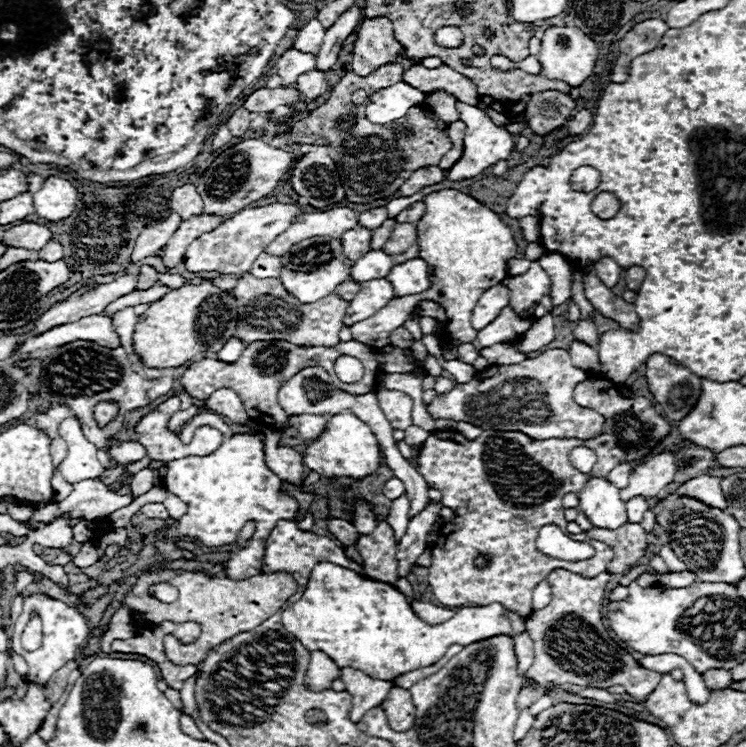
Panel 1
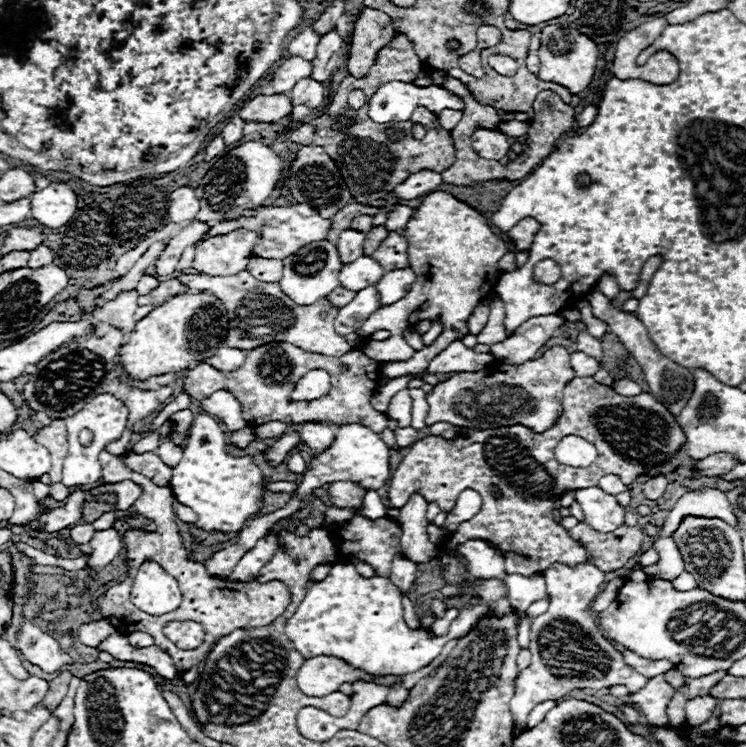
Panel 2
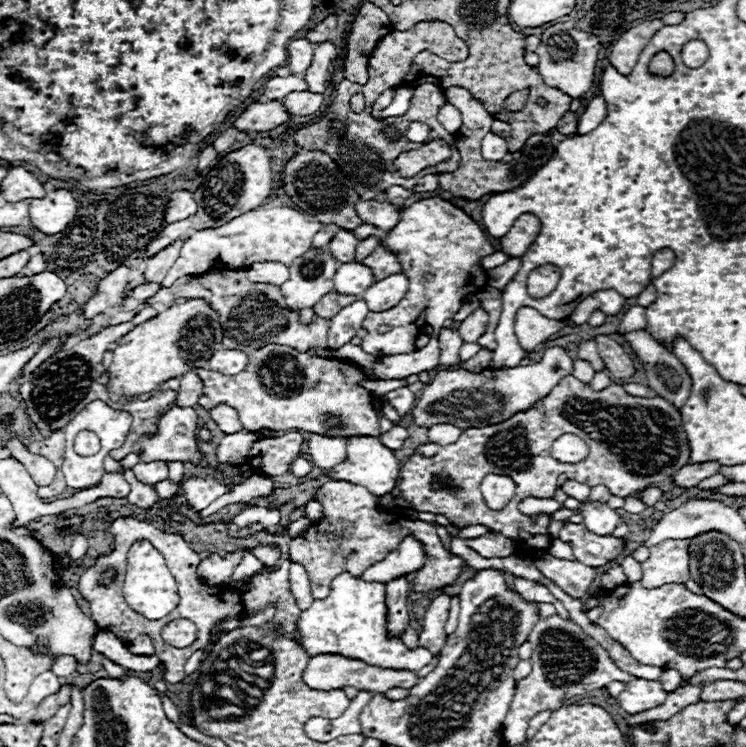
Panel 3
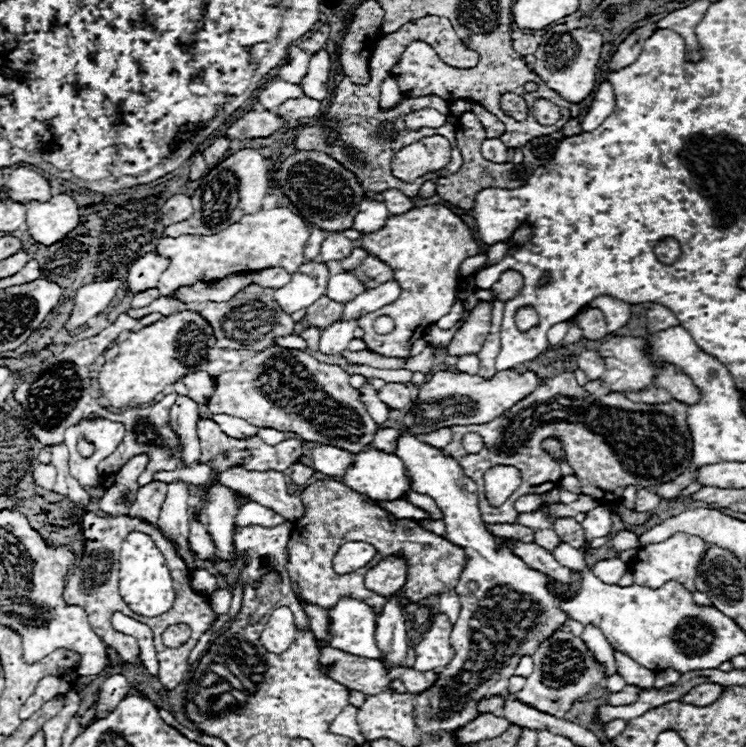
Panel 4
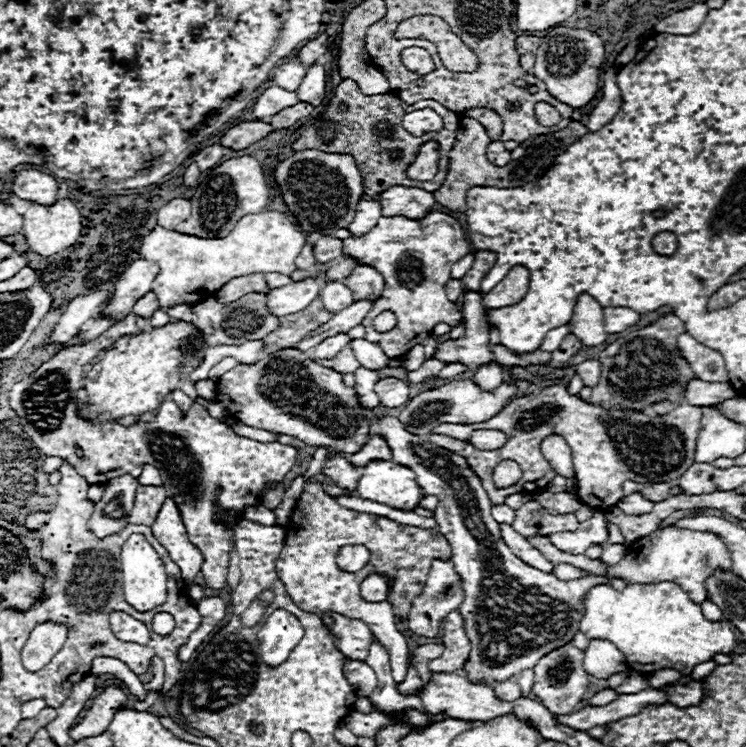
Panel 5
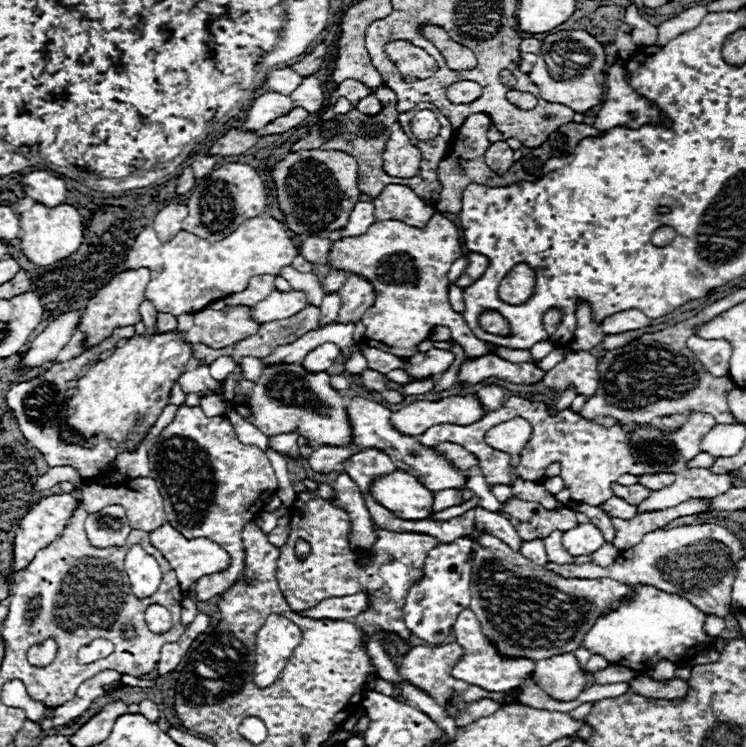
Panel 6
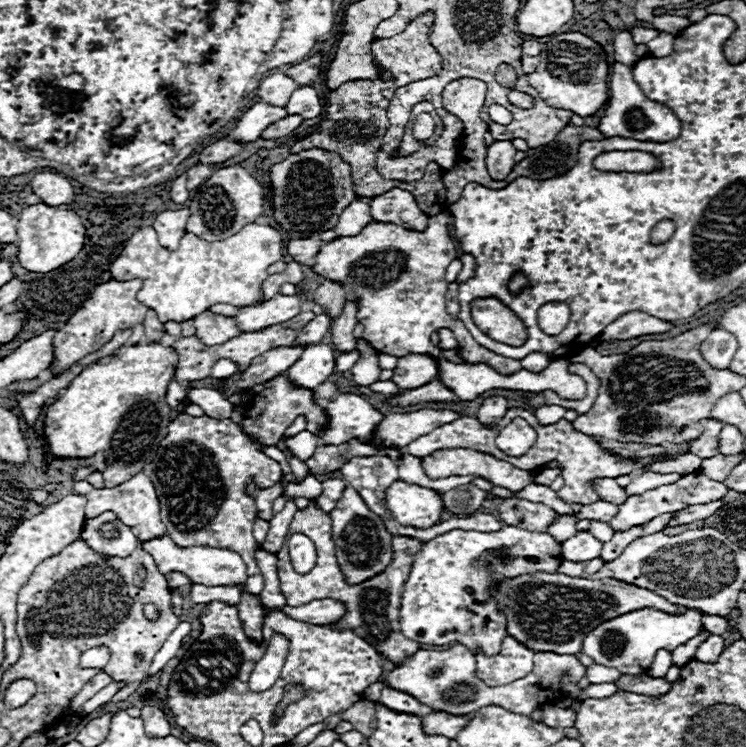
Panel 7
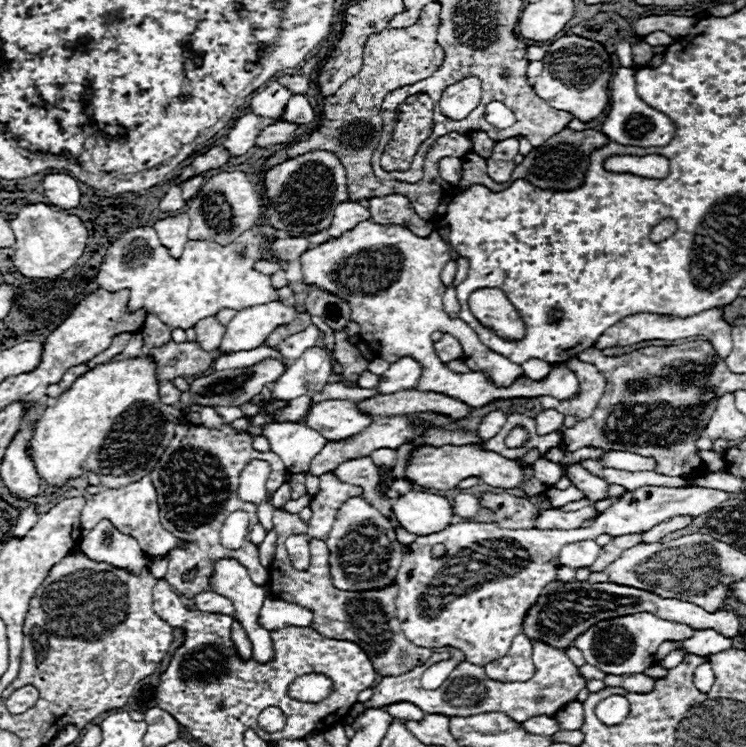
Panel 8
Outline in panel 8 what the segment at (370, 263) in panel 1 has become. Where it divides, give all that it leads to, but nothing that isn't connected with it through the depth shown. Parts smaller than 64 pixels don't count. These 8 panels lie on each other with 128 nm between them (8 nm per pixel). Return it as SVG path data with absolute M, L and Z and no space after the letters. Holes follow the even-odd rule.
M312 324L306 330L292 334L286 340L282 340L282 344L278 344L278 352L288 360L296 360L298 356L302 356L304 350L312 348L318 338L320 338L320 330Z

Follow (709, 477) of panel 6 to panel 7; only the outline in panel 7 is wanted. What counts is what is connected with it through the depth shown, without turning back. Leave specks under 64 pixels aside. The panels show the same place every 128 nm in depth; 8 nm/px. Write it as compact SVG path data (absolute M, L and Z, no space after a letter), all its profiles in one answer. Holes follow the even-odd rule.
M686 474L674 484L666 484L666 486L648 490L640 496L630 496L624 504L618 506L618 514L608 524L612 526L614 532L624 532L626 528L646 524L652 518L656 518L660 514L666 514L666 512L678 512L678 510L694 506L694 504L708 504L708 502L714 502L714 500L722 500L726 496L726 492L728 492L728 488L722 482L710 480L704 474Z

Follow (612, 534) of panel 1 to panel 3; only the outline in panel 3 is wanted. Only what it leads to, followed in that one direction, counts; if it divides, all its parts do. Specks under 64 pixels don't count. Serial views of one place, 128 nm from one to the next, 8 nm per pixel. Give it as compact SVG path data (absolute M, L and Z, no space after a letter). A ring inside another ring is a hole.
M564 524L560 528L560 536L562 542L570 544L570 548L574 550L574 556L592 568L604 566L608 562L612 562L616 556L620 556L620 552L624 550L624 544L620 538L614 536L594 536L590 530L586 530L584 524Z

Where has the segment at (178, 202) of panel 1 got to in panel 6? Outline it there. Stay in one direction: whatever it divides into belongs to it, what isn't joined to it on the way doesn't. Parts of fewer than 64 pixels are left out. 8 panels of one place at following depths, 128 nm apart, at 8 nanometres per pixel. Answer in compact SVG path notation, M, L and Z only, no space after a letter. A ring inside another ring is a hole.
M170 204L170 206L164 206L156 218L154 218L154 230L160 238L160 242L168 242L172 240L180 230L182 230L182 220L188 216L188 208L182 206L182 204Z

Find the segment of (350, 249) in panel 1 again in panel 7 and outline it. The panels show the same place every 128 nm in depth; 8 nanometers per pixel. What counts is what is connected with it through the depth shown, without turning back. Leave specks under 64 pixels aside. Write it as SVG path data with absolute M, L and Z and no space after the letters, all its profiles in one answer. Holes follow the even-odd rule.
M302 238L302 240L290 240L286 244L286 252L288 256L292 256L296 262L306 262L312 260L320 248L322 248L322 240L312 240L312 238Z

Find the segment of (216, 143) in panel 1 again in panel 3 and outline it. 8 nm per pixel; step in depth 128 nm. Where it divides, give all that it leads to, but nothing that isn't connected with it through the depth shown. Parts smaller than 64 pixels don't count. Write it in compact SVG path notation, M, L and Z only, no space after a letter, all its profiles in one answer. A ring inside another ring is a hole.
M212 146L204 148L204 150L198 154L198 174L200 174L204 168L208 168L216 158L218 158L218 154L214 152L214 148L212 148Z

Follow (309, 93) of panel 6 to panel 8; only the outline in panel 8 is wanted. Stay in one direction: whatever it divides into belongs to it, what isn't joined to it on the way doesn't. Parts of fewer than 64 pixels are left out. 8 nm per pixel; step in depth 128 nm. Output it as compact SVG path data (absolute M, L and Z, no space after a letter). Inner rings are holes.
M298 94L298 96L292 96L284 108L284 114L282 114L282 120L286 122L292 122L292 124L308 124L314 120L314 110L308 102L306 96Z

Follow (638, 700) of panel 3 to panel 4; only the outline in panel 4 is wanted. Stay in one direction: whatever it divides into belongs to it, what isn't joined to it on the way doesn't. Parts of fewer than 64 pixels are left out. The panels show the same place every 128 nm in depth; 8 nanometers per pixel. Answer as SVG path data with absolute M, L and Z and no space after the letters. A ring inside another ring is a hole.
M626 686L624 690L610 694L608 702L610 702L610 704L630 704L630 702L634 702L634 698L638 696L638 692L640 692L640 690L642 690L642 688L636 688L636 686Z

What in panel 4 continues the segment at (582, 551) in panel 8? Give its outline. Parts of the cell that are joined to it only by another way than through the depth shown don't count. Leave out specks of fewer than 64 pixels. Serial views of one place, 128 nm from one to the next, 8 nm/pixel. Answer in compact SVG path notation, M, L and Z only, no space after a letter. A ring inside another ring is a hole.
M598 506L586 512L586 520L582 522L582 528L584 528L586 540L608 536L612 530L612 512L604 506ZM538 530L536 532L536 544L540 544L542 548L552 552L562 541L554 530Z

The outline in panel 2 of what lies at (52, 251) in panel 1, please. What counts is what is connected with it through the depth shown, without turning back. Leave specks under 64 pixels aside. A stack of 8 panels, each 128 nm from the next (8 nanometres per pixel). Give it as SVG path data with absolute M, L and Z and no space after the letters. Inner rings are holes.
M40 244L36 250L30 252L30 260L28 260L28 268L42 268L46 264L50 264L54 260L54 252L50 248L46 248L44 244Z

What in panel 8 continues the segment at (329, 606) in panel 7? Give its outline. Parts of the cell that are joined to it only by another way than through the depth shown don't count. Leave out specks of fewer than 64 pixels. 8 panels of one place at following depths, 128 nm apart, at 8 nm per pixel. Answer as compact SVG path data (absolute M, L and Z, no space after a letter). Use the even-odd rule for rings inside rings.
M268 596L258 614L258 624L270 632L286 628L286 626L310 626L312 612L304 610L296 604L288 604L284 600Z

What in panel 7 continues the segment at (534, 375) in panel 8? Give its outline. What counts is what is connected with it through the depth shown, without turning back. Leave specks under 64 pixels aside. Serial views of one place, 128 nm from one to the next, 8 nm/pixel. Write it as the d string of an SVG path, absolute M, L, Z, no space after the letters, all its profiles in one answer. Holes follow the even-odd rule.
M532 352L532 356L528 356L528 358L523 358L520 360L522 368L526 370L530 370L530 372L542 372L548 364L550 364L550 358L546 358L546 356L542 356L542 354L538 354L538 352Z

